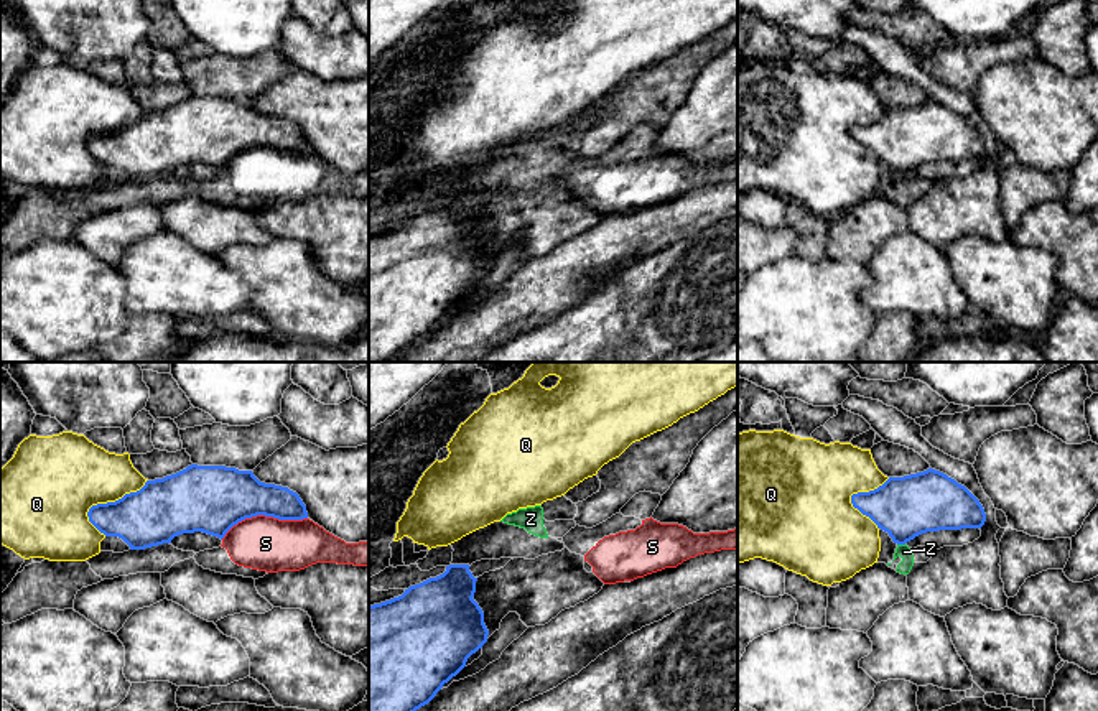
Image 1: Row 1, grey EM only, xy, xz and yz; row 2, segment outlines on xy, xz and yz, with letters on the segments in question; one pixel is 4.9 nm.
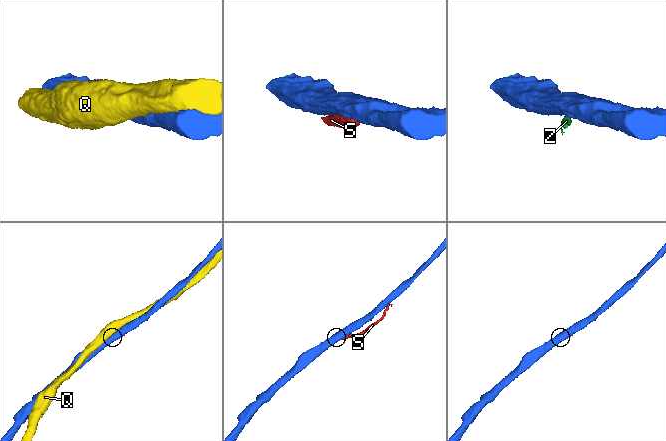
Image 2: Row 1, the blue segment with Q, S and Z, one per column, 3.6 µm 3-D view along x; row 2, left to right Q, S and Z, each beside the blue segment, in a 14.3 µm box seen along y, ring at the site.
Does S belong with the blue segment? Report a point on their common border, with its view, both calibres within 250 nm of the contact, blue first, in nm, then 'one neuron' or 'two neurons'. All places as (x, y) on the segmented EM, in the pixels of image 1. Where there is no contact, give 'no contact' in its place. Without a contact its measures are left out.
xy (264, 514) | 320/260 nm | two neurons

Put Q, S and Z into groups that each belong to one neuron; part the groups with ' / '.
Q / S Z

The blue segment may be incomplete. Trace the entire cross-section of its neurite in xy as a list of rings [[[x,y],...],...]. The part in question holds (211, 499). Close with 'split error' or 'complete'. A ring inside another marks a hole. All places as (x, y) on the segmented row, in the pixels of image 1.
[[[198,464],[163,479],[147,481],[140,490],[115,502],[92,505],[87,512],[89,522],[100,533],[122,538],[130,550],[171,543],[174,537],[194,532],[222,540],[234,525],[257,515],[278,520],[308,518],[306,505],[288,487],[260,482],[252,471]]]; complete

